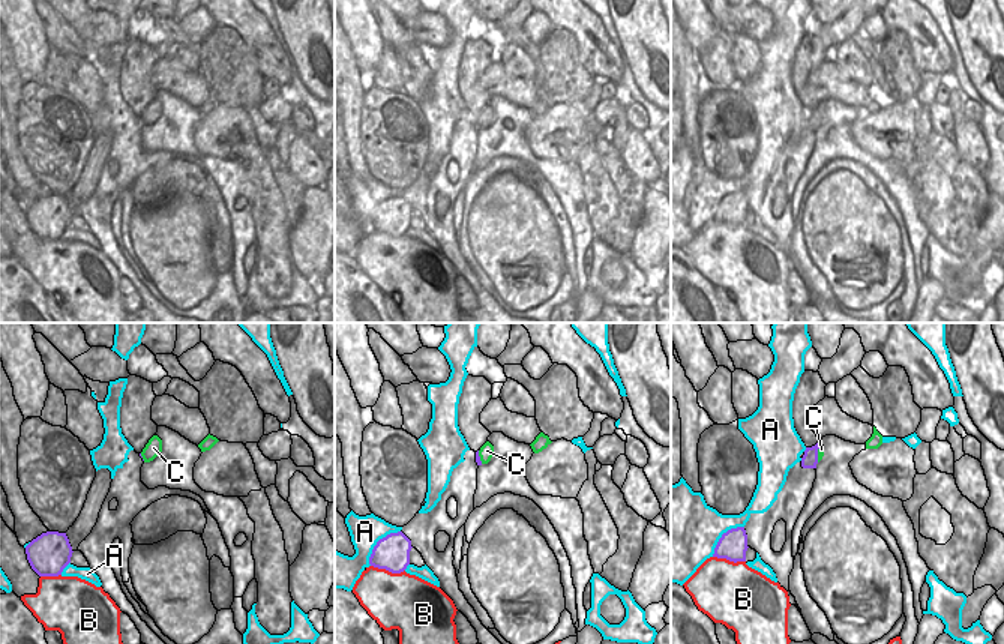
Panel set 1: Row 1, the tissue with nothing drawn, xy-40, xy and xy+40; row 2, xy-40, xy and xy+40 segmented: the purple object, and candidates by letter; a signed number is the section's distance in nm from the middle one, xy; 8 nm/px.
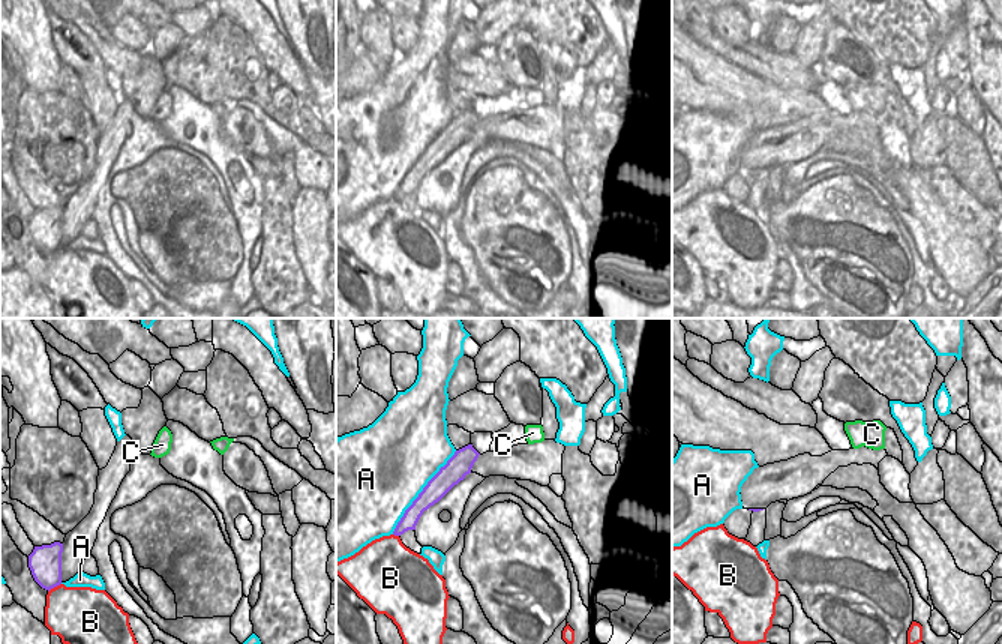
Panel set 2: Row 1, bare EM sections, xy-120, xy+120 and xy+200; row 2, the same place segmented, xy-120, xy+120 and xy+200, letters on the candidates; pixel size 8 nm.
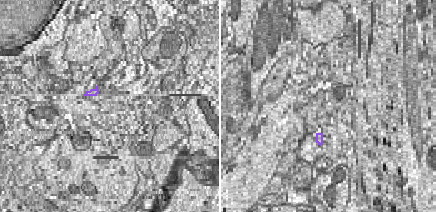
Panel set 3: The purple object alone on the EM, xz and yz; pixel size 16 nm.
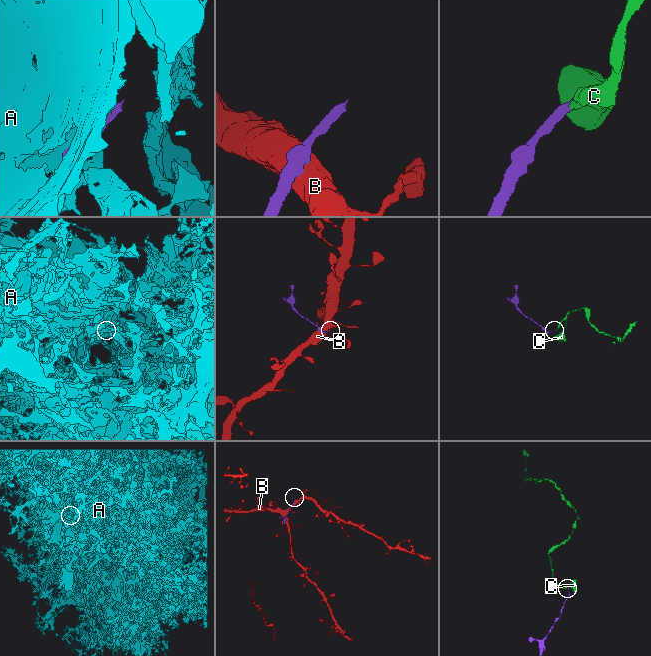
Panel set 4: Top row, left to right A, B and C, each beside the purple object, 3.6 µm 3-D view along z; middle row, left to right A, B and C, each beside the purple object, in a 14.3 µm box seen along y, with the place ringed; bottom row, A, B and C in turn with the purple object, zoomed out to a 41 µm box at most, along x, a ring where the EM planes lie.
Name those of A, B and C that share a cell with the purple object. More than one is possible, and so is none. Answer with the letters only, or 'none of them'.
C

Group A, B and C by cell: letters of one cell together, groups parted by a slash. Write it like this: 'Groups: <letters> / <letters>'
Groups: A / B / C.

